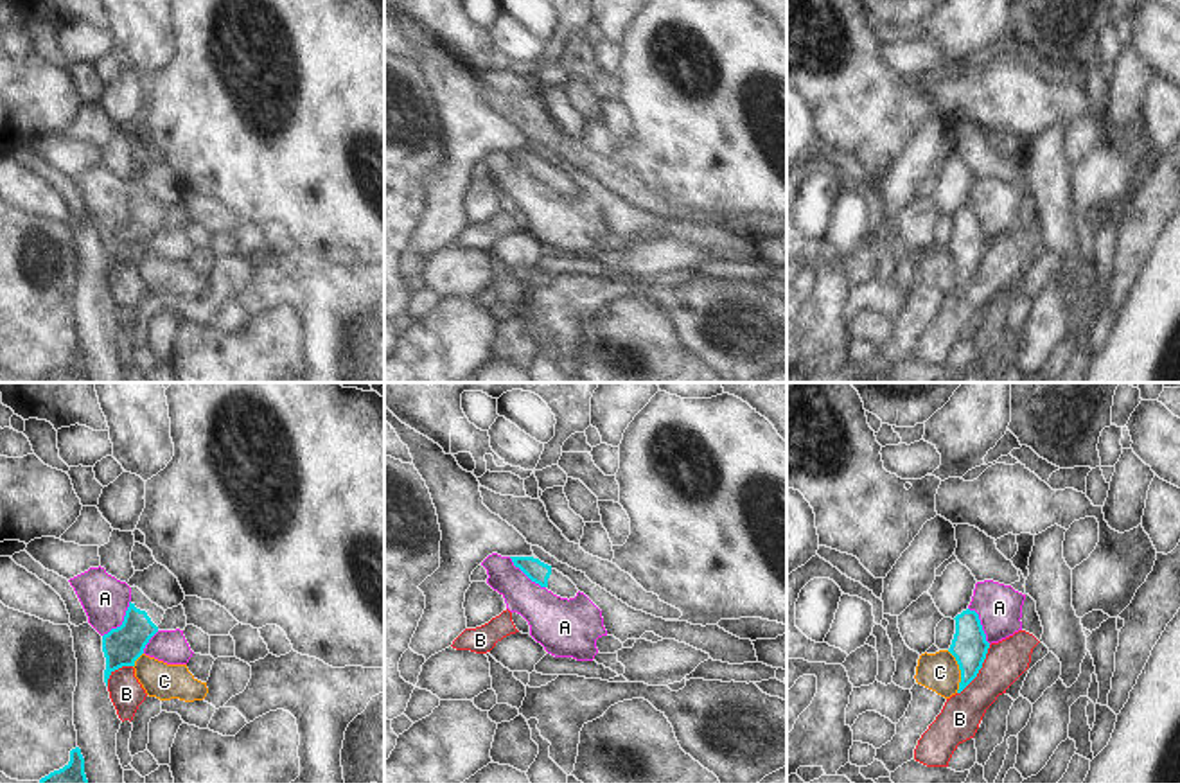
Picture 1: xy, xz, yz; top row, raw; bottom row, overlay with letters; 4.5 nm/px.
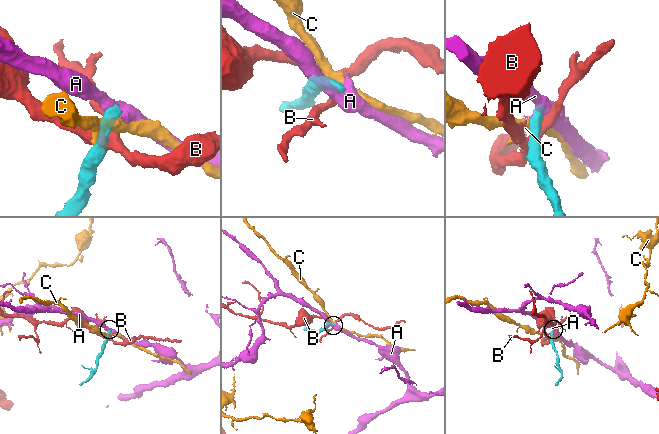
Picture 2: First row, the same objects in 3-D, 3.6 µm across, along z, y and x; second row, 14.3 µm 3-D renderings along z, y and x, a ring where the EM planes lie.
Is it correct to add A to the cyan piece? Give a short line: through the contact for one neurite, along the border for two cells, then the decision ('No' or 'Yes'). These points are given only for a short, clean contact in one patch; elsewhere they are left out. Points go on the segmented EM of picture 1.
Line: xy (130, 600), (124, 620), (103, 636). No

